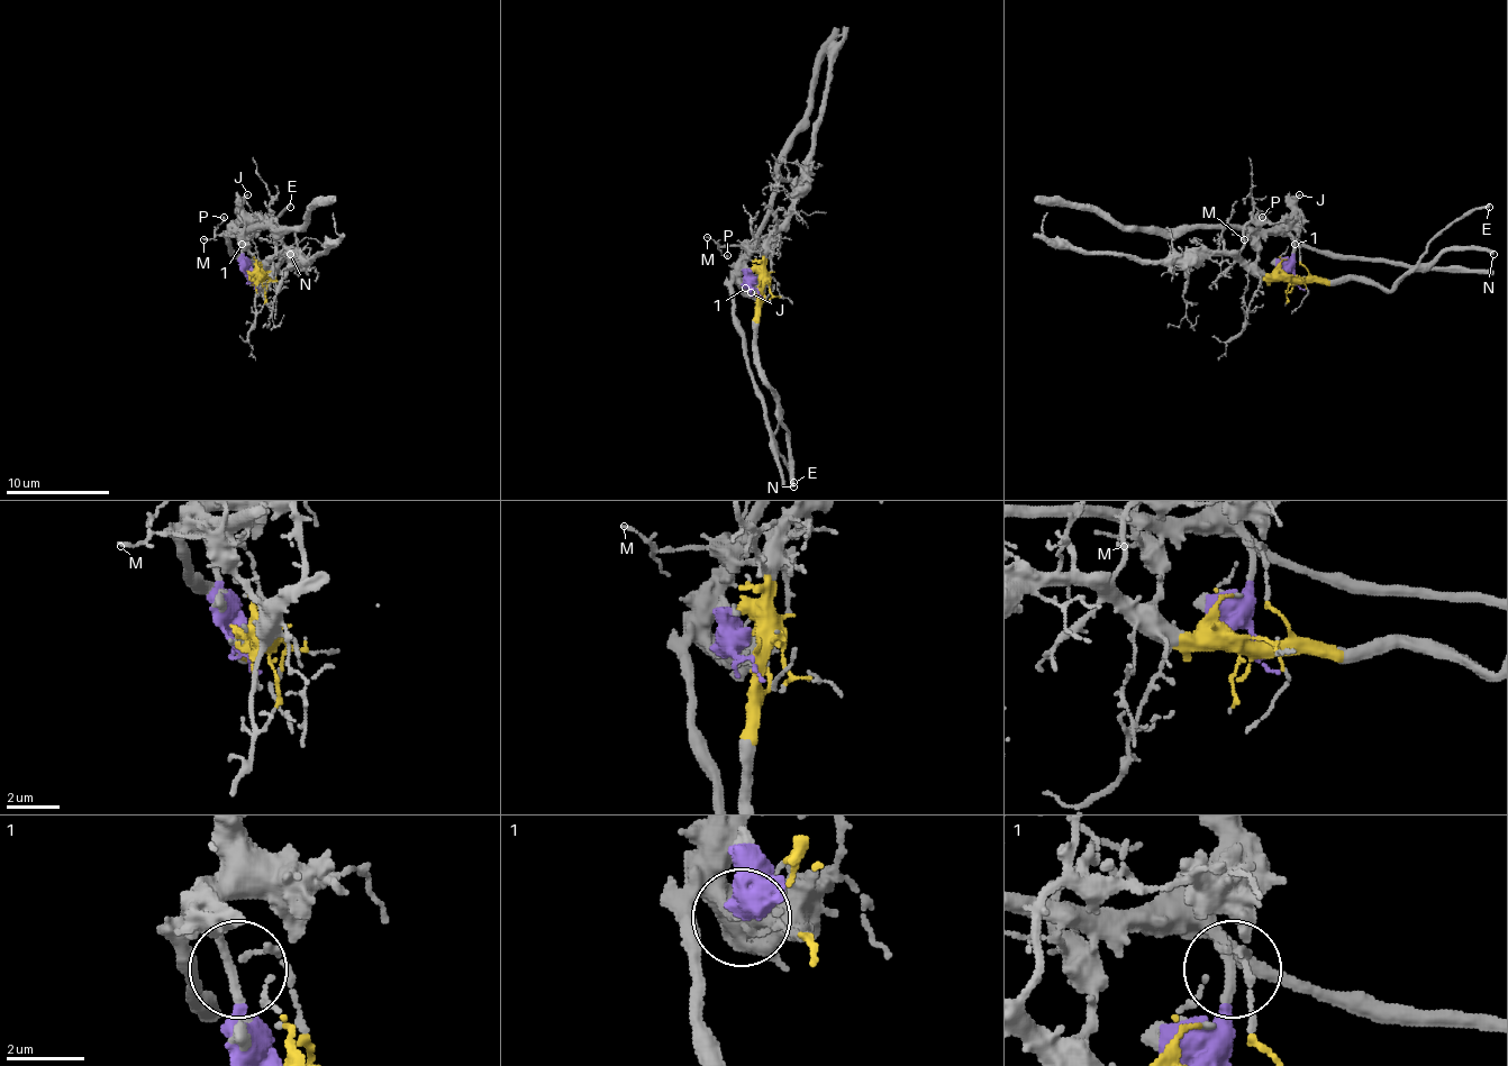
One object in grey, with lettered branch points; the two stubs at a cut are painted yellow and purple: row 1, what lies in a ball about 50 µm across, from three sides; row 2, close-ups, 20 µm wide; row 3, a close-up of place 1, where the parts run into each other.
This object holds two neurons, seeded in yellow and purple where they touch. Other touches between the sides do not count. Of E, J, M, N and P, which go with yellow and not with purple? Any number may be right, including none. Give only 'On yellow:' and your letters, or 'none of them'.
On yellow: E, M, N, P

